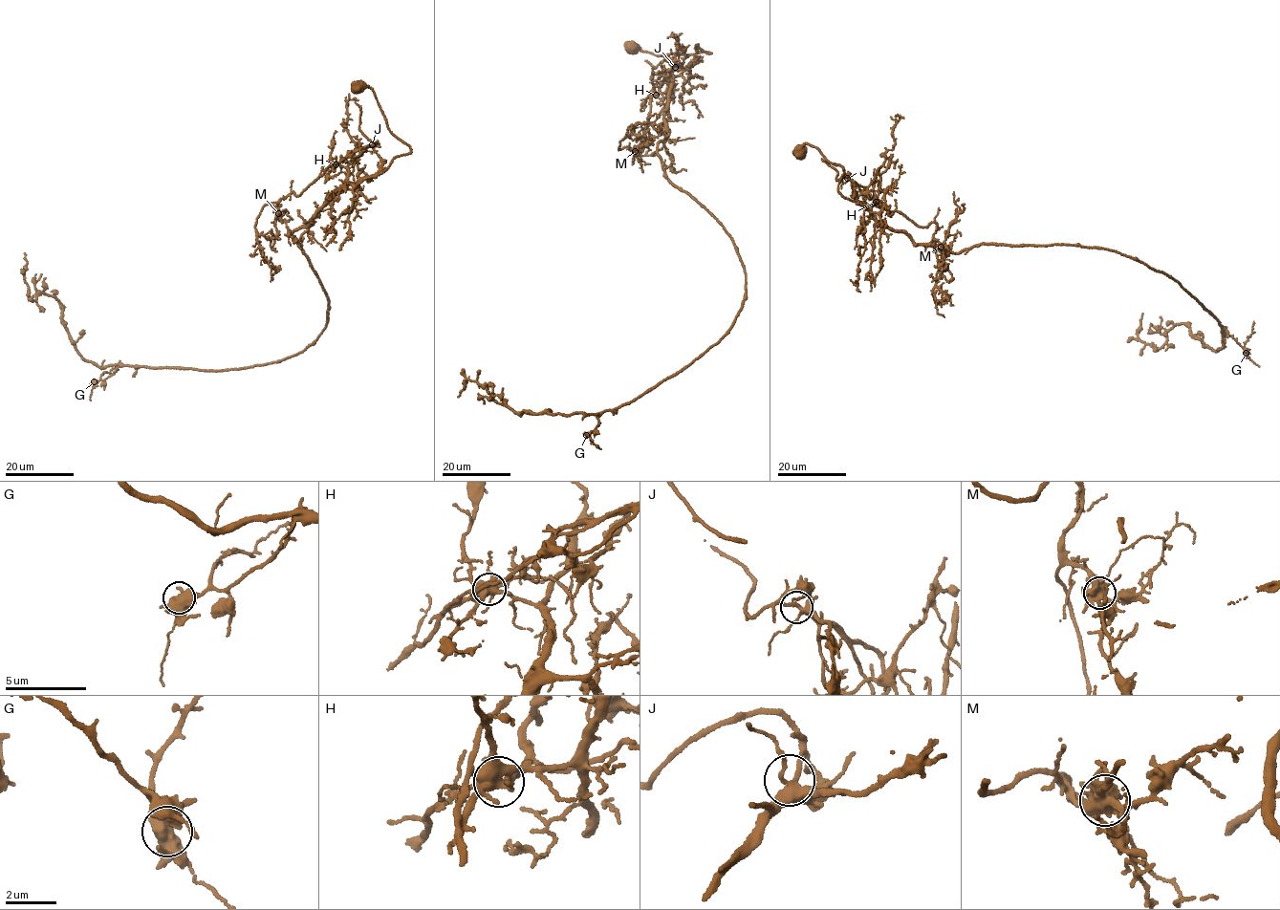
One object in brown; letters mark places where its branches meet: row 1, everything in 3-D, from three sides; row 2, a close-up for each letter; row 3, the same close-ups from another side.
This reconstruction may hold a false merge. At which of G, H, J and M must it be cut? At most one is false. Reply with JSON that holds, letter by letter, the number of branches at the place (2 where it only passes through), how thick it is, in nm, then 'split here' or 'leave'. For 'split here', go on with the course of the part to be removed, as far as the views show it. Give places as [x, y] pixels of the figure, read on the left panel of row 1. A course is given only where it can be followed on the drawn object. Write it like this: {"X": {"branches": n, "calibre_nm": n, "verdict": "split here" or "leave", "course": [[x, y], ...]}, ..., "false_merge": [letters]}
{"G": {"branches": 4, "calibre_nm": 500, "verdict": "leave"}, "H": {"branches": 9, "calibre_nm": 550, "verdict": "split here", "course": [[336, 164], [298, 196], [292, 192], [263, 207], [255, 226], [257, 244], [270, 261], [271, 282]]}, "J": {"branches": 5, "calibre_nm": 340, "verdict": "leave"}, "M": {"branches": 6, "calibre_nm": 480, "verdict": "leave"}, "false_merge": ["H"]}

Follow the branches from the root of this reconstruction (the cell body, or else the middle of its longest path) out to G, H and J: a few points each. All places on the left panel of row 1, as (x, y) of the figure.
G: (357, 87), (410, 151), (291, 235), (328, 300), (312, 344), (259, 366), (119, 365), (94, 381)
H: (357, 87), (373, 89), (390, 130), (410, 151), (356, 182), (336, 164)
J: (357, 87), (373, 89), (390, 130), (410, 151), (394, 158), (383, 172), (370, 177), (381, 165), (372, 144)

